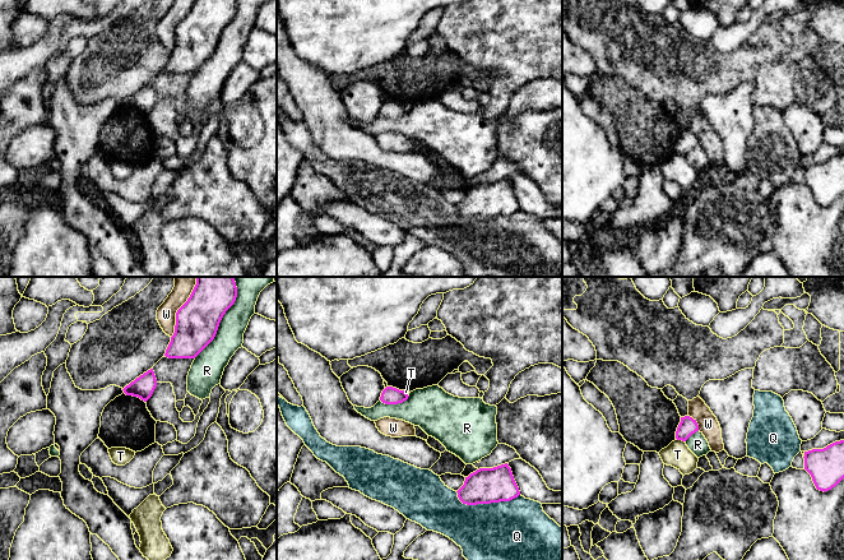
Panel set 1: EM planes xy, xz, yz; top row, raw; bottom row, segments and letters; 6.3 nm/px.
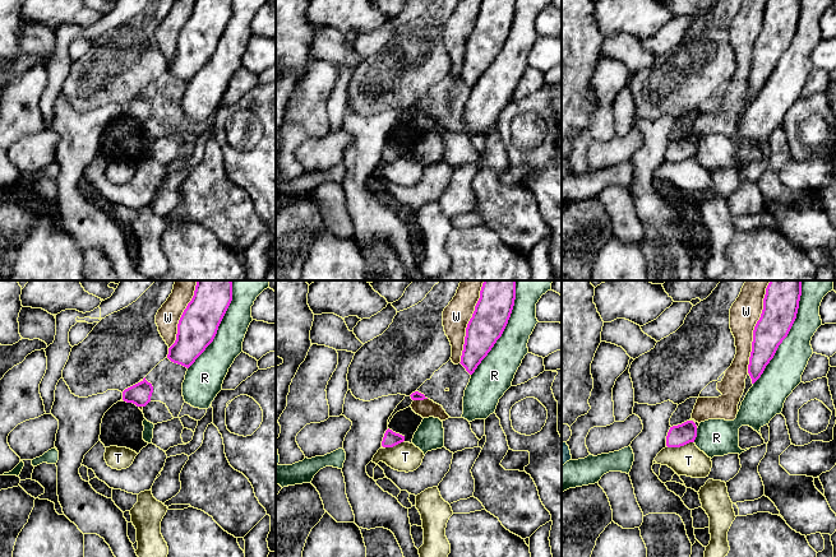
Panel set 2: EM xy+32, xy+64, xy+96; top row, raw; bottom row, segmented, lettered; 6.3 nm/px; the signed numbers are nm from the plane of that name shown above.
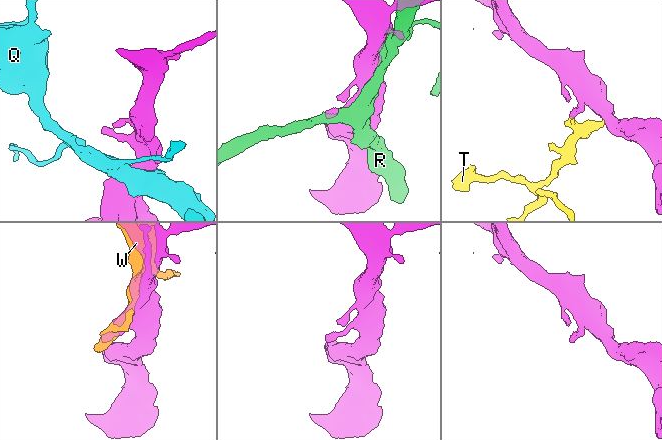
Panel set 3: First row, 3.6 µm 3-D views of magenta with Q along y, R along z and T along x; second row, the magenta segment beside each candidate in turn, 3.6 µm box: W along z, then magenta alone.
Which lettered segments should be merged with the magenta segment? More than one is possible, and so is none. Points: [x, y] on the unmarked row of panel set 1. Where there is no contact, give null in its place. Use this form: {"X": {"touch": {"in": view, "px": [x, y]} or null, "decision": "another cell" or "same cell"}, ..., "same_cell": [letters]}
{"Q": {"touch": {"in": "xz", "px": [486, 217]}, "decision": "another cell"}, "R": {"touch": {"in": "xy", "px": [219, 36]}, "decision": "another cell"}, "T": {"touch": {"in": "yz", "px": [680, 153]}, "decision": "another cell"}, "W": {"touch": {"in": "xy", "px": [177, 26]}, "decision": "another cell"}, "same_cell": []}

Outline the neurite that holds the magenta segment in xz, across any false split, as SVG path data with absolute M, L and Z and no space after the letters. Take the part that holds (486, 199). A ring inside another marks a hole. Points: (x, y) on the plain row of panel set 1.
M507 177L477 184L465 191L456 207L459 214L467 219L510 216L520 209Z

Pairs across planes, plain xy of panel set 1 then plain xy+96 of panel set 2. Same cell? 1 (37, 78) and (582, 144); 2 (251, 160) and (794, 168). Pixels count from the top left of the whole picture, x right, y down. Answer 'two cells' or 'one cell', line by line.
1: one cell
2: two cells

